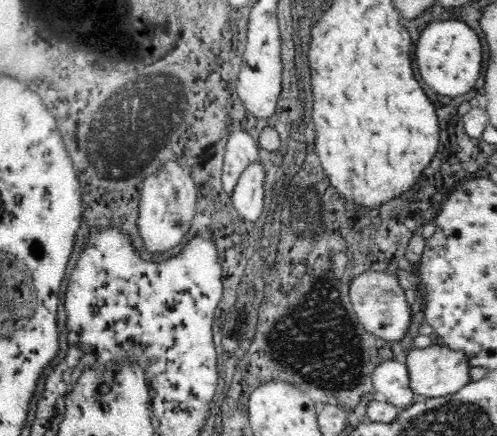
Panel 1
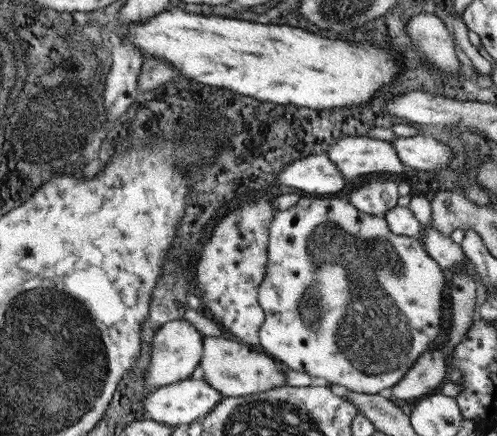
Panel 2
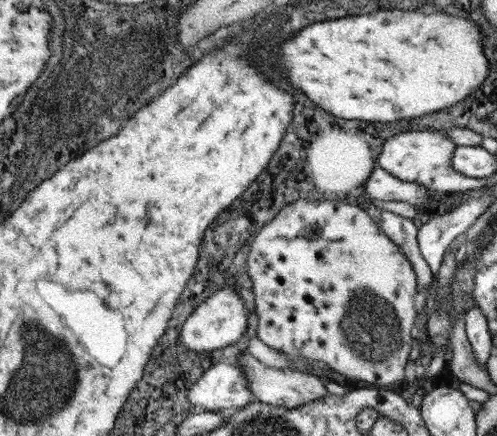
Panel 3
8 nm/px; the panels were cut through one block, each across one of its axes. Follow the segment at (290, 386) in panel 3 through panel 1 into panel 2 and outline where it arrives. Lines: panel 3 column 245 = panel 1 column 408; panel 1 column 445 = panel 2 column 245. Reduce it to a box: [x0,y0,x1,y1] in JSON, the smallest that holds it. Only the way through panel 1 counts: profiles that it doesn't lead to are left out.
[199,338,287,398]

